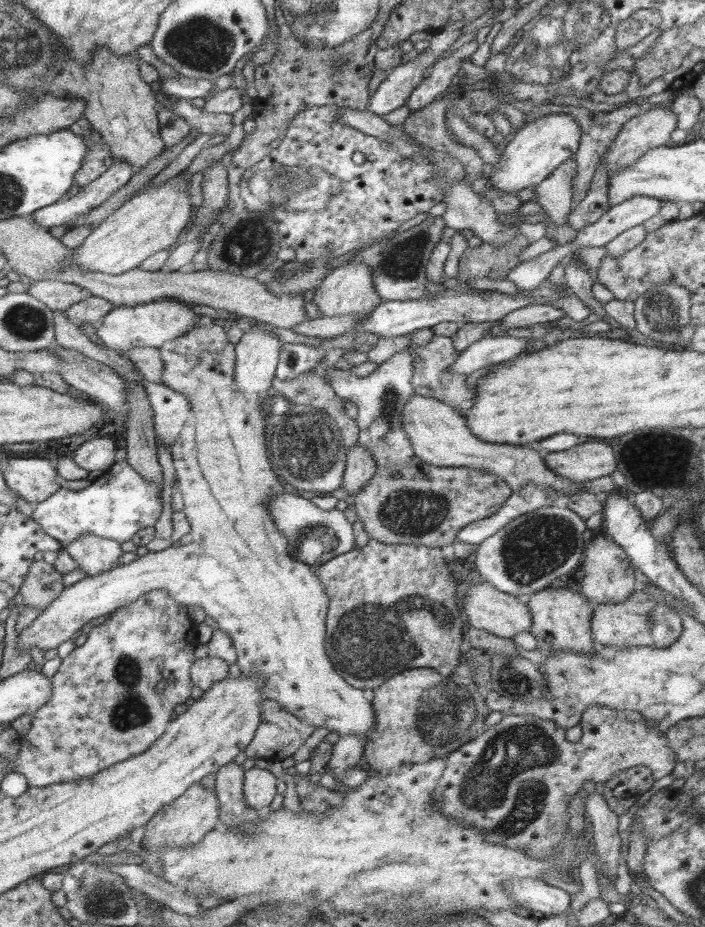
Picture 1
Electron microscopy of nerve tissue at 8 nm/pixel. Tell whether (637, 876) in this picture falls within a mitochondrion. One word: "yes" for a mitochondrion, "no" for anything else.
no

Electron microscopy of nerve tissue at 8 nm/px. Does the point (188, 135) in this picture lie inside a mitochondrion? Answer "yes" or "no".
no

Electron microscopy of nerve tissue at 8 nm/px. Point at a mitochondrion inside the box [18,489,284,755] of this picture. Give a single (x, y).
(131, 712)

